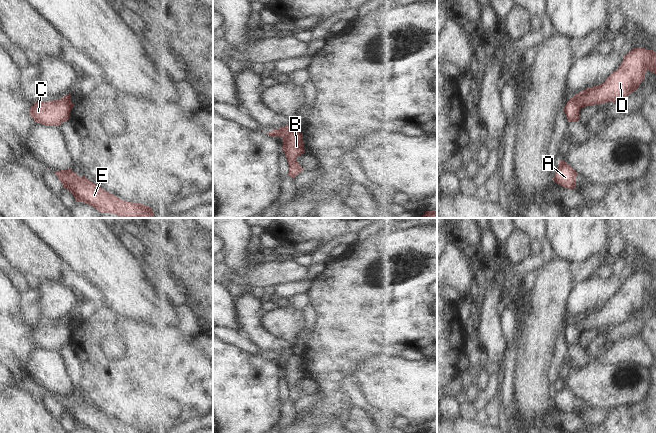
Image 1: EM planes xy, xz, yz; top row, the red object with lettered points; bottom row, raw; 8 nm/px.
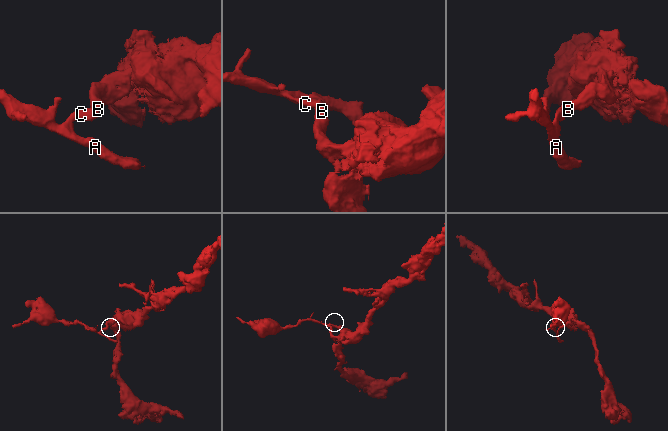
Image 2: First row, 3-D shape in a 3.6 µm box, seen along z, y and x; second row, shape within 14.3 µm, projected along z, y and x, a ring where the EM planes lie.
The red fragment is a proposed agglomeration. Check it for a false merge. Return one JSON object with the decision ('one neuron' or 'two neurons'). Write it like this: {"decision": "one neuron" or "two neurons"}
{"decision": "two neurons"}

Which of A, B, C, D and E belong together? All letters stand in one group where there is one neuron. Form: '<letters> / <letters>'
A C E / B D

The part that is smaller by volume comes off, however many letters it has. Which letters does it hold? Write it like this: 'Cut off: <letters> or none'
Cut off: A, C, E

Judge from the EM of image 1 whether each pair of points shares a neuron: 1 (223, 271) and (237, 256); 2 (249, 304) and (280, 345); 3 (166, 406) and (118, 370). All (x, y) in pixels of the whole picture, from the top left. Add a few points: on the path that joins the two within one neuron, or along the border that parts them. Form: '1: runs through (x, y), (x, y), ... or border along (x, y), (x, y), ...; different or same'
1: border along (223, 262), (237, 273), (242, 273), (250, 265); different
2: runs through (249, 316), (249, 323), (268, 342); same
3: runs through (154, 394), (149, 389), (137, 389), (130, 382); same

